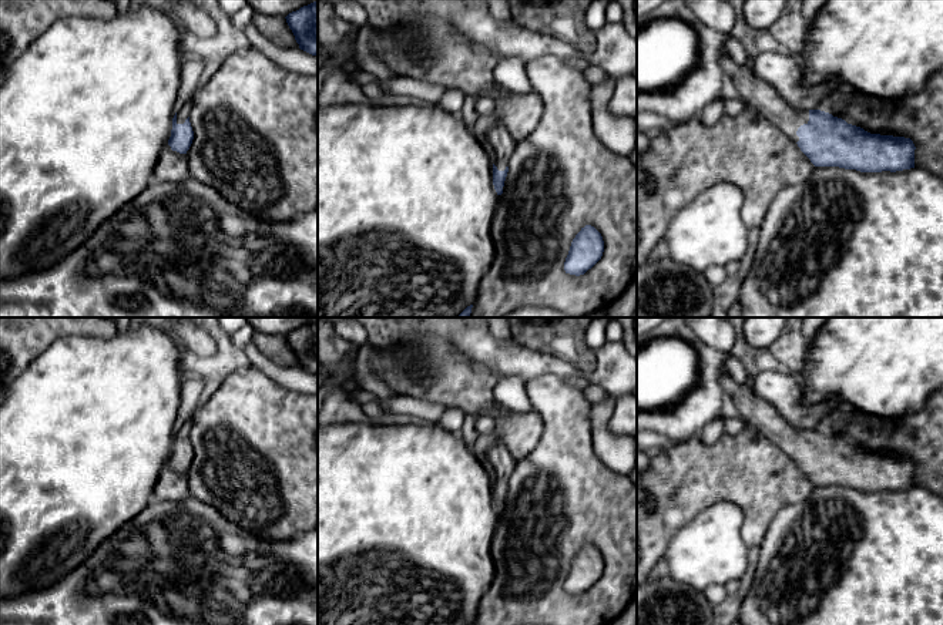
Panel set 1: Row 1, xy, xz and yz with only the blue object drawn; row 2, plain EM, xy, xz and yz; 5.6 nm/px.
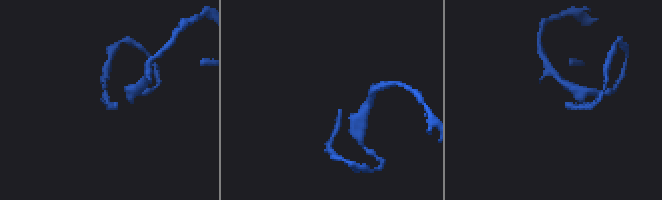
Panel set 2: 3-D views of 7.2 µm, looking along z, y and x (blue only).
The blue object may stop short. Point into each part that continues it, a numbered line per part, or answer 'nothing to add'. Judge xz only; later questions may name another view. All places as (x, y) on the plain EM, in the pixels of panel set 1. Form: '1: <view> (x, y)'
1: xz (502, 463)

